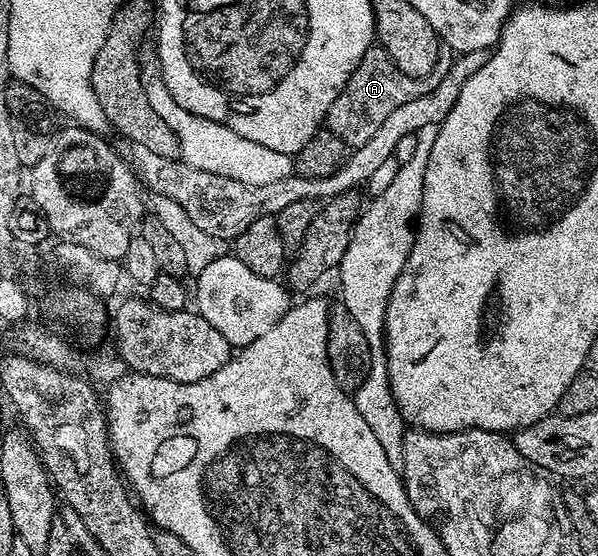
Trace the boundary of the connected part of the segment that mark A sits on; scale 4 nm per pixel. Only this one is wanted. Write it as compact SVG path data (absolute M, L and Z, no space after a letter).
M371 45L367 48L364 56L361 57L361 63L355 68L355 72L351 72L351 76L347 80L347 84L339 92L339 96L335 96L335 100L325 117L324 125L335 136L339 136L339 140L343 140L346 146L350 148L361 146L371 139L371 136L378 131L379 124L395 108L398 108L404 101L414 100L419 93L419 87L417 86L419 86L418 79L409 78L403 72L399 72L397 65L390 60L389 54L381 45Z

